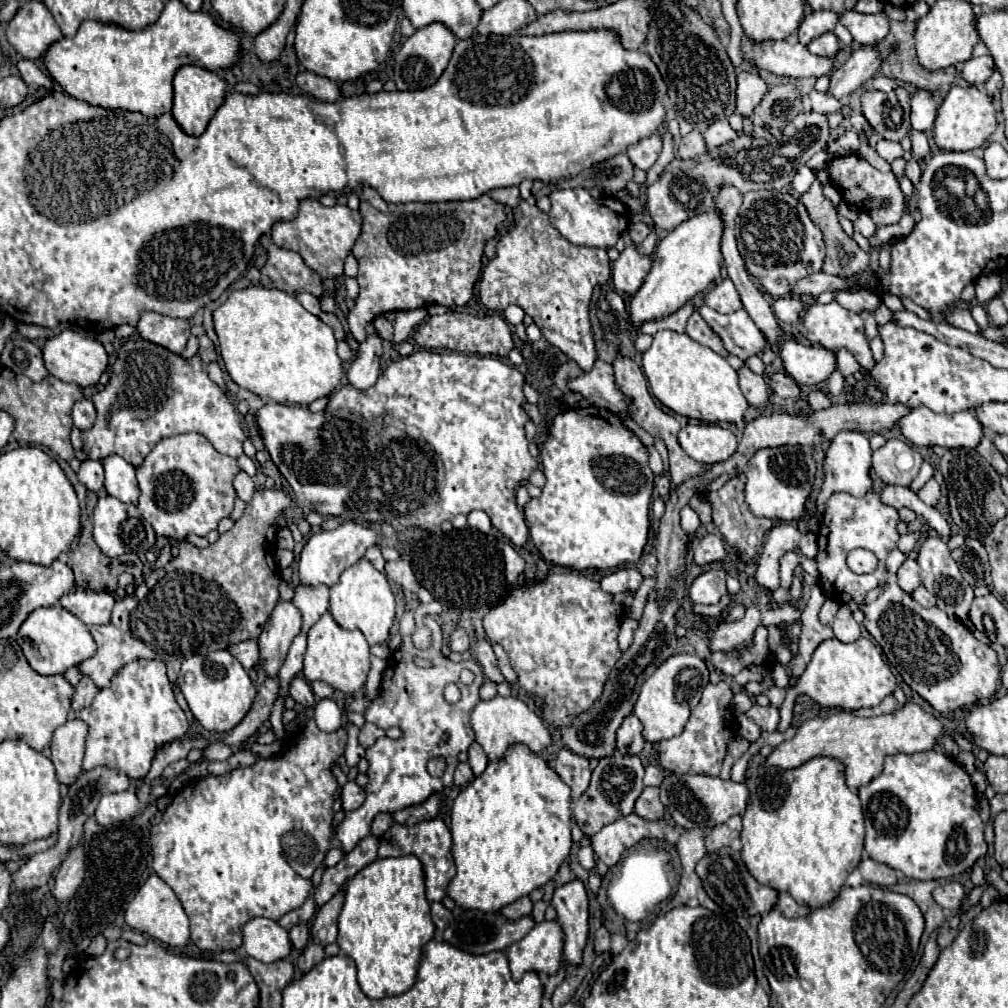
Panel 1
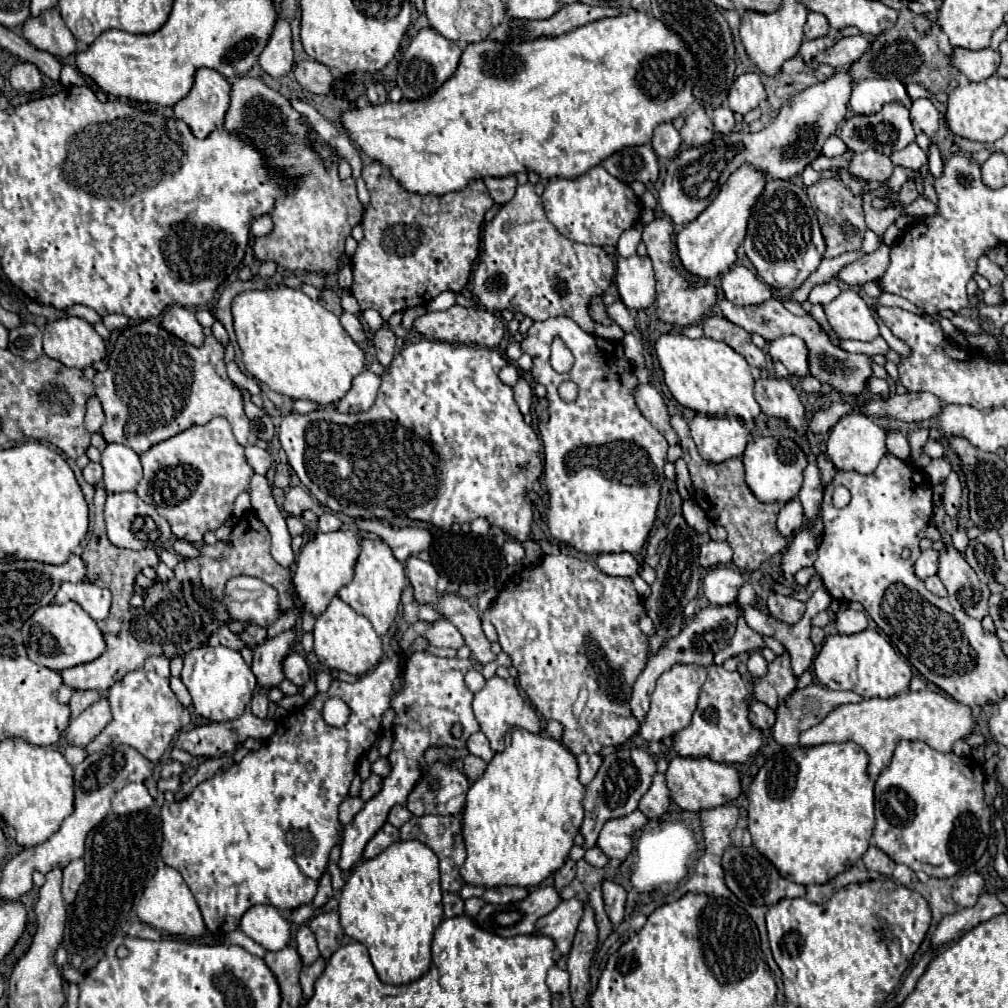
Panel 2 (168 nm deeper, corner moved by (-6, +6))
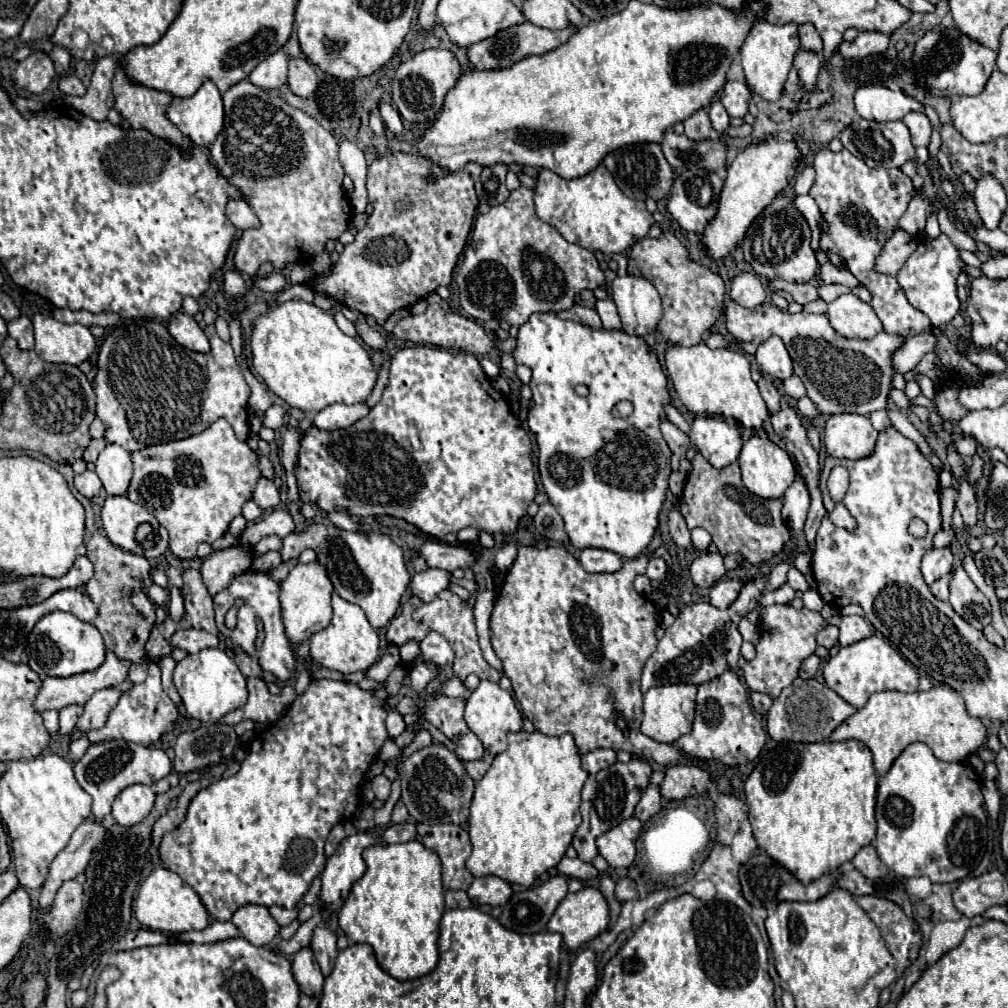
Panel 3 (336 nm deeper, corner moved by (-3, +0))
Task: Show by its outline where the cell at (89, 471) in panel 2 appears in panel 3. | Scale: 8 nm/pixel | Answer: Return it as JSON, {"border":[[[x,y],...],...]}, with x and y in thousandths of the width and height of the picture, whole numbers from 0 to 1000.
{"border":[[[84,466],[82,470],[74,472],[74,484],[76,484],[78,490],[82,490],[84,494],[94,494],[94,492],[100,490],[102,480],[100,480],[100,476],[98,476],[98,472],[96,472],[94,468]]]}

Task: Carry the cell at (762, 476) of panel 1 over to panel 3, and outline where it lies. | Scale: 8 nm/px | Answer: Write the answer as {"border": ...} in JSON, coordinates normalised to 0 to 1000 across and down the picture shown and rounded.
{"border":[[[745,433],[733,450],[733,462],[735,462],[735,474],[743,488],[755,492],[755,494],[775,494],[783,480],[789,476],[789,462],[779,446],[775,446],[771,440],[767,440],[763,435]]]}

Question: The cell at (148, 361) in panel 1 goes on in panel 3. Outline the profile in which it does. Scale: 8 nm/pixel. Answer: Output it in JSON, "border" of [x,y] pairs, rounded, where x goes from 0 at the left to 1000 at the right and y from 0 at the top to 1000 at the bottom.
{"border":[[[130,317],[132,321],[114,323],[100,341],[100,353],[96,355],[96,373],[92,377],[92,385],[96,391],[96,415],[104,421],[104,437],[122,442],[126,448],[140,446],[150,440],[160,440],[168,437],[180,437],[191,431],[199,431],[207,425],[215,415],[223,415],[237,437],[245,437],[247,433],[247,417],[245,417],[245,397],[247,397],[247,381],[239,371],[237,357],[231,351],[229,341],[221,339],[213,323],[205,323],[205,335],[209,339],[209,349],[195,351],[174,339],[168,331],[166,323],[150,317]]]}

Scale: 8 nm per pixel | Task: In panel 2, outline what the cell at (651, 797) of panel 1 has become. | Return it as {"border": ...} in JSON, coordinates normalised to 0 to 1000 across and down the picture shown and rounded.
{"border":[[[651,768],[647,772],[645,784],[637,790],[633,804],[643,813],[655,813],[657,808],[663,804],[663,796],[665,796],[665,786],[661,780],[661,772],[659,772],[659,768]]]}

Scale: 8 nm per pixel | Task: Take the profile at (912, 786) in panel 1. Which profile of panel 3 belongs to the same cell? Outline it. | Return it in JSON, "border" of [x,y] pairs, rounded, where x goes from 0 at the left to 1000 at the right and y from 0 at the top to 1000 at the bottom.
{"border":[[[908,736],[886,756],[884,764],[872,772],[870,788],[870,831],[866,835],[872,851],[892,869],[920,869],[924,875],[947,875],[963,867],[979,841],[979,808],[971,780],[971,770],[959,758],[930,754],[922,740]]]}

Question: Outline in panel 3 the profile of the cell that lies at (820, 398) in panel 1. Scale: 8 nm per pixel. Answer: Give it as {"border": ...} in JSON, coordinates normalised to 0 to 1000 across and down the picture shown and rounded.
{"border":[[[783,373],[781,377],[777,377],[777,387],[785,393],[785,395],[795,395],[795,393],[799,393],[799,383],[797,383],[797,379],[795,379],[795,375],[793,373]]]}

